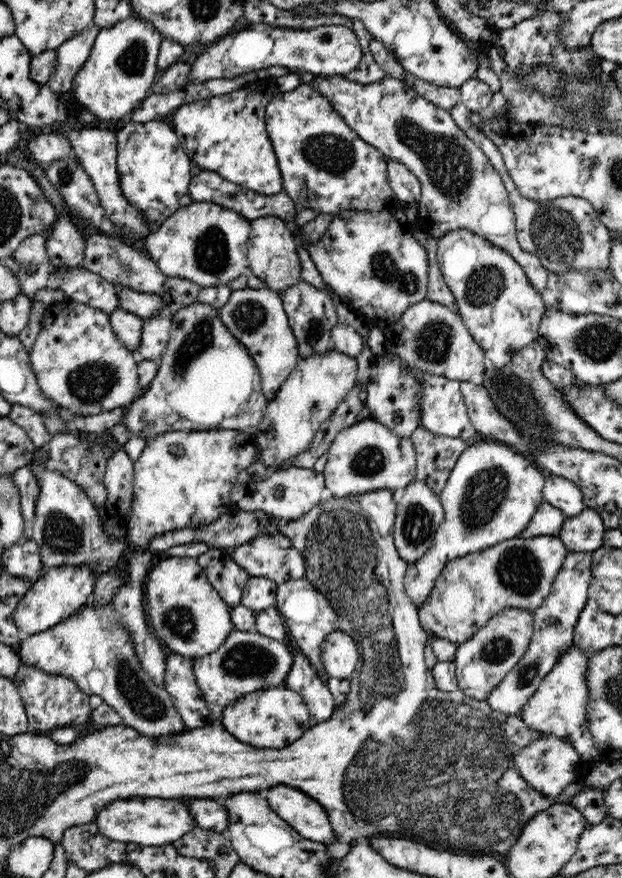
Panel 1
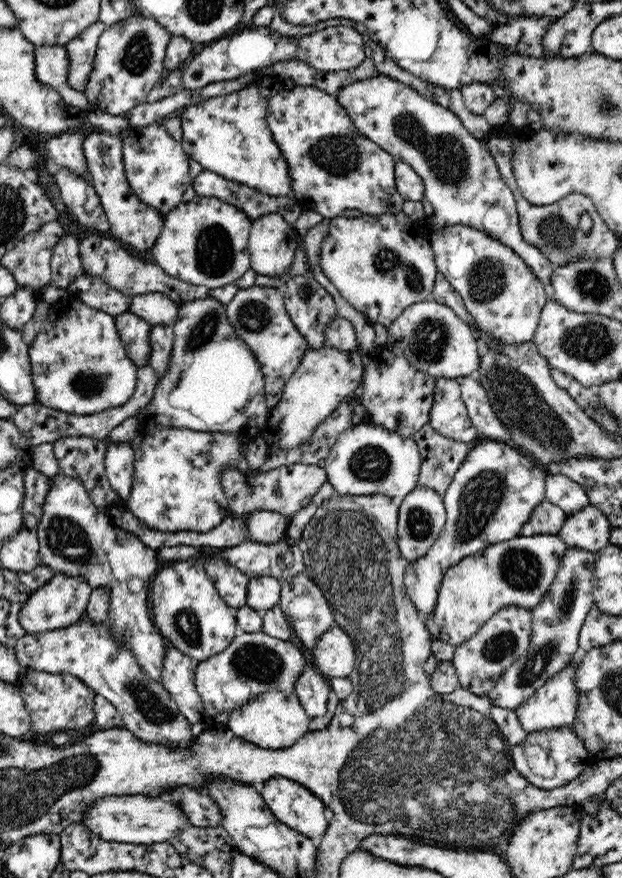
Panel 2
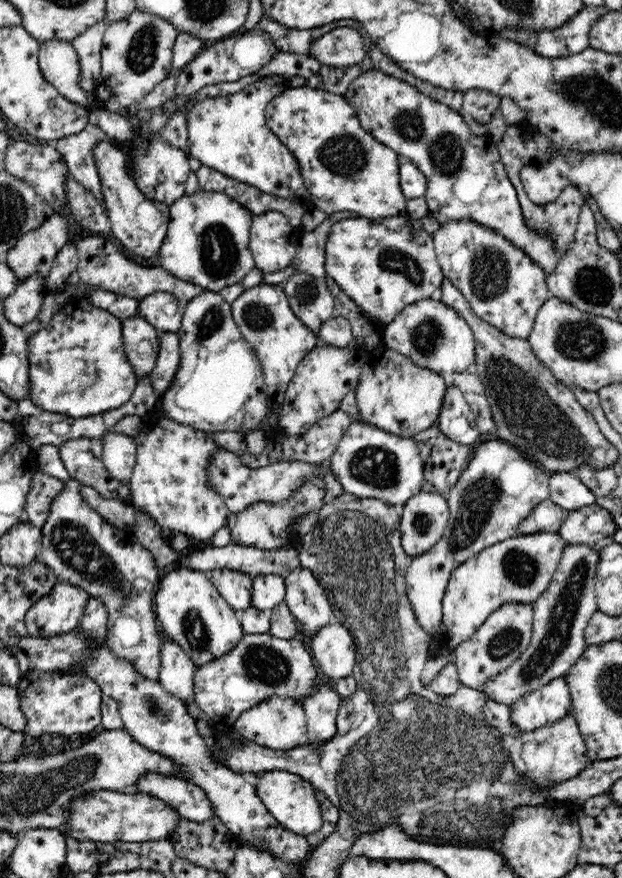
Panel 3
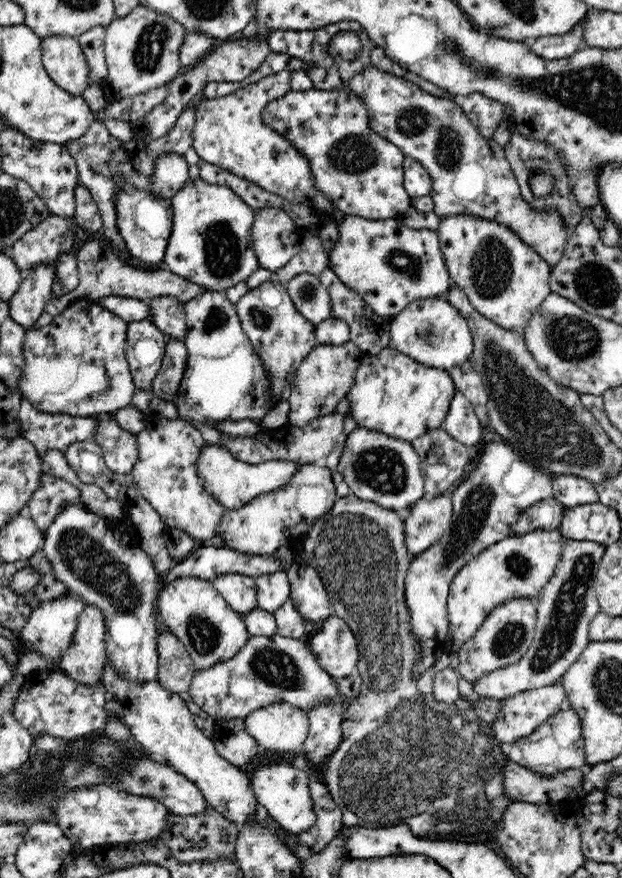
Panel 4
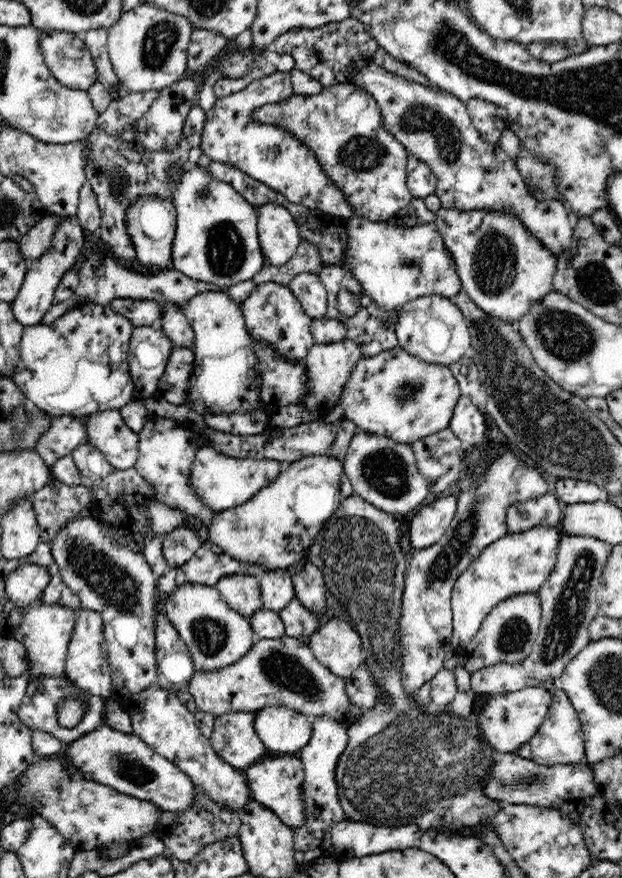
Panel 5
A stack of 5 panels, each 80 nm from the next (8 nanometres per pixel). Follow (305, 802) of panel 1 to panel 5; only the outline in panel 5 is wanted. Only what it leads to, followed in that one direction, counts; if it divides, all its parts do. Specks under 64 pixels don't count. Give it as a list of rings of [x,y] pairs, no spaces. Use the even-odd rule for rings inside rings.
[[[283,755],[281,757],[268,757],[265,760],[259,759],[247,767],[245,775],[251,796],[255,801],[270,809],[287,827],[297,829],[304,826],[306,820],[305,798],[303,798],[305,772],[299,758]]]

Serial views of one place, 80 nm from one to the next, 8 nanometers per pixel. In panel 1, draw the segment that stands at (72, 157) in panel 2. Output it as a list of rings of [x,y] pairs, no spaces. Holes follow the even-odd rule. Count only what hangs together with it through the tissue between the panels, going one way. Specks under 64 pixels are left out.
[[[54,132],[51,134],[36,134],[26,142],[26,148],[32,158],[39,164],[50,165],[53,161],[63,160],[72,152],[70,142]]]

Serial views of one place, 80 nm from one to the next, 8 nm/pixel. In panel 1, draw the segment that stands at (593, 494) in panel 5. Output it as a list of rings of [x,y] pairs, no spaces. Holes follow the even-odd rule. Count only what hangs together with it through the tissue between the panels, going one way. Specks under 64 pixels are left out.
[[[547,475],[543,486],[543,502],[560,509],[565,518],[578,516],[585,509],[581,488],[576,483],[554,475]]]

